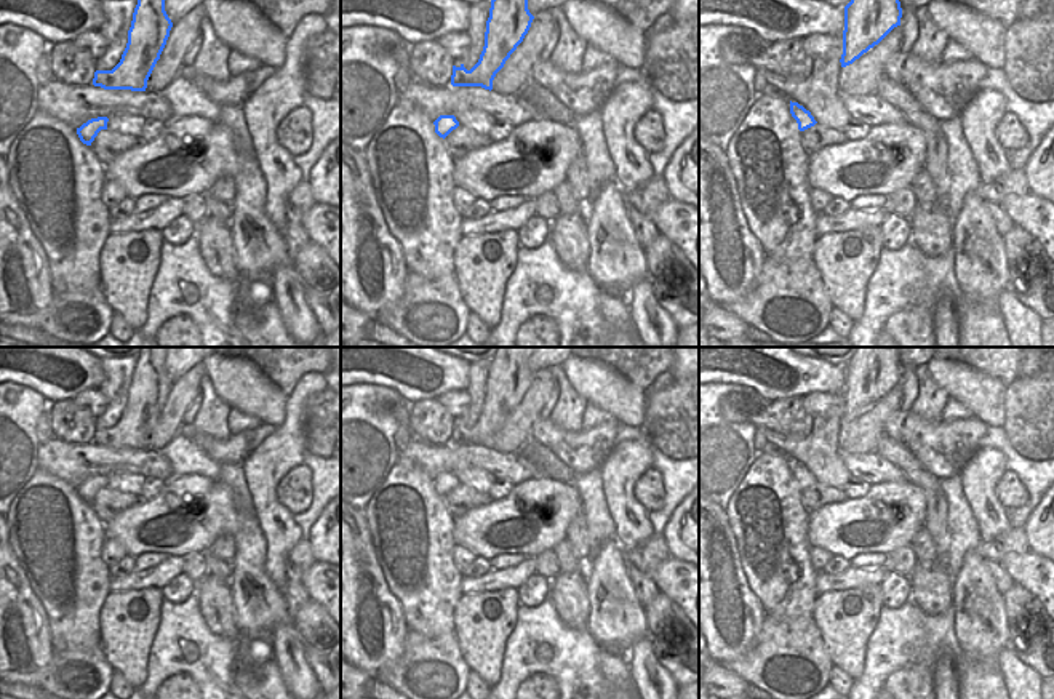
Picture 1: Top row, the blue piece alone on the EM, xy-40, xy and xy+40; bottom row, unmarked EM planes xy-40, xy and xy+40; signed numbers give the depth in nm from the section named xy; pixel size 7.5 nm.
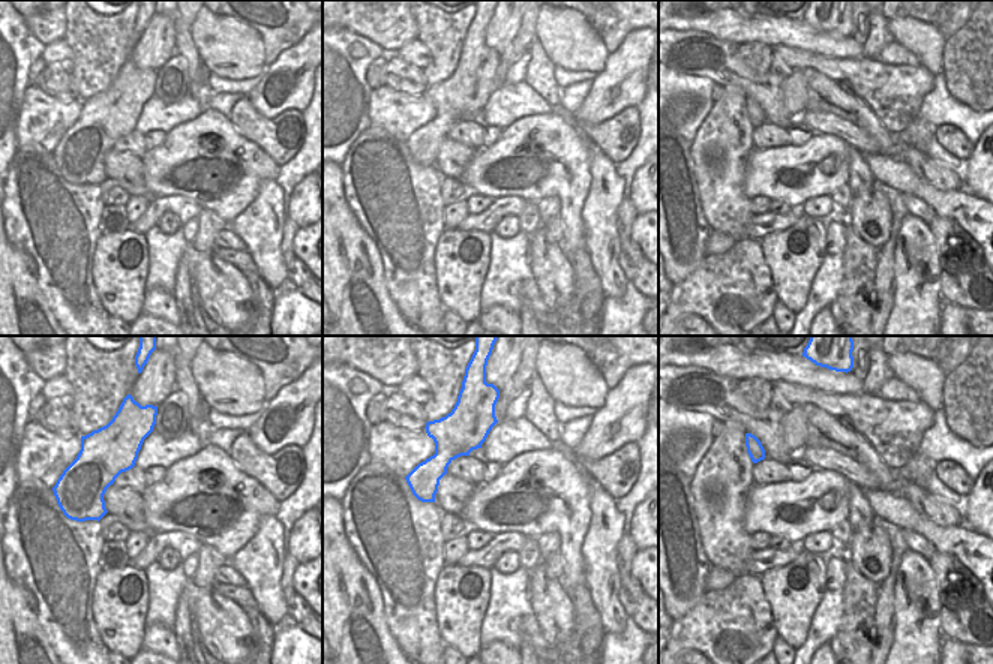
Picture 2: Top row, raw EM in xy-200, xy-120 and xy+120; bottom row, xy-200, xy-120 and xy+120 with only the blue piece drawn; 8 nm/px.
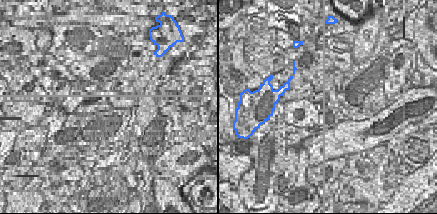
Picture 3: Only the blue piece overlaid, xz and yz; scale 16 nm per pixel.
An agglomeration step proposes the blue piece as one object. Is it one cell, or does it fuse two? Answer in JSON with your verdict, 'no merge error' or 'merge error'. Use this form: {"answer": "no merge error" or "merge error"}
{"answer": "no merge error"}

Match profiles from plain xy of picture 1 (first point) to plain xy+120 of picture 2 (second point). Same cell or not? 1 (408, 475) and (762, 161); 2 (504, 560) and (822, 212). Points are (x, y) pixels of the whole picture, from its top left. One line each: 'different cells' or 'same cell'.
1: different cells
2: same cell

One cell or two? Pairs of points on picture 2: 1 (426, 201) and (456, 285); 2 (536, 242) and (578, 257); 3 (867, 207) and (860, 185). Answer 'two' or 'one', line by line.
1: two
2: two
3: two

